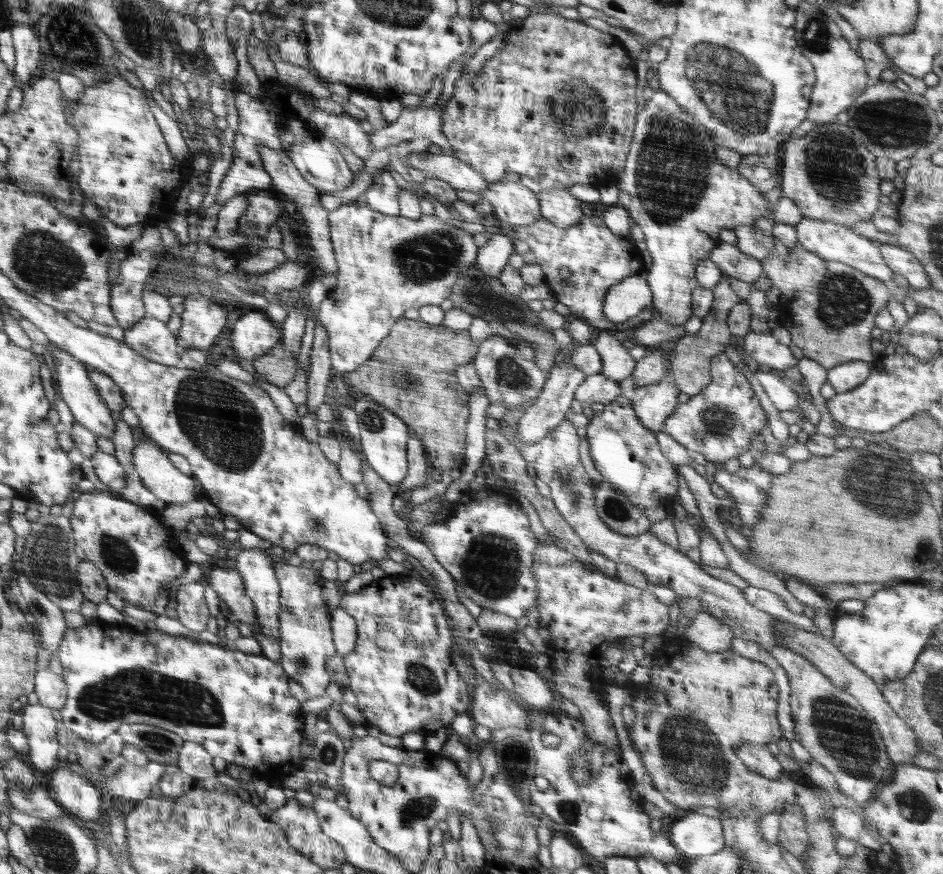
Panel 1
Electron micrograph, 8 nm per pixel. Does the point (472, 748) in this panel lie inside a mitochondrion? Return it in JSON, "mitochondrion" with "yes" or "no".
{"mitochondrion":"no"}

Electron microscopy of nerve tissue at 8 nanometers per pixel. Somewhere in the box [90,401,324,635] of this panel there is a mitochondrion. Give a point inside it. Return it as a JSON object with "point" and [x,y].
{"point":[118,555]}

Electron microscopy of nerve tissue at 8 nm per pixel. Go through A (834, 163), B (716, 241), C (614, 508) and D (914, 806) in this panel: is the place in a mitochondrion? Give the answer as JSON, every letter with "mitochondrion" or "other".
{"A":"mitochondrion","B":"other","C":"mitochondrion","D":"mitochondrion"}

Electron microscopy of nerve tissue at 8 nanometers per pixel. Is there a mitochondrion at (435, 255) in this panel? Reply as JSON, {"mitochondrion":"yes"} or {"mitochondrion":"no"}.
{"mitochondrion":"yes"}

